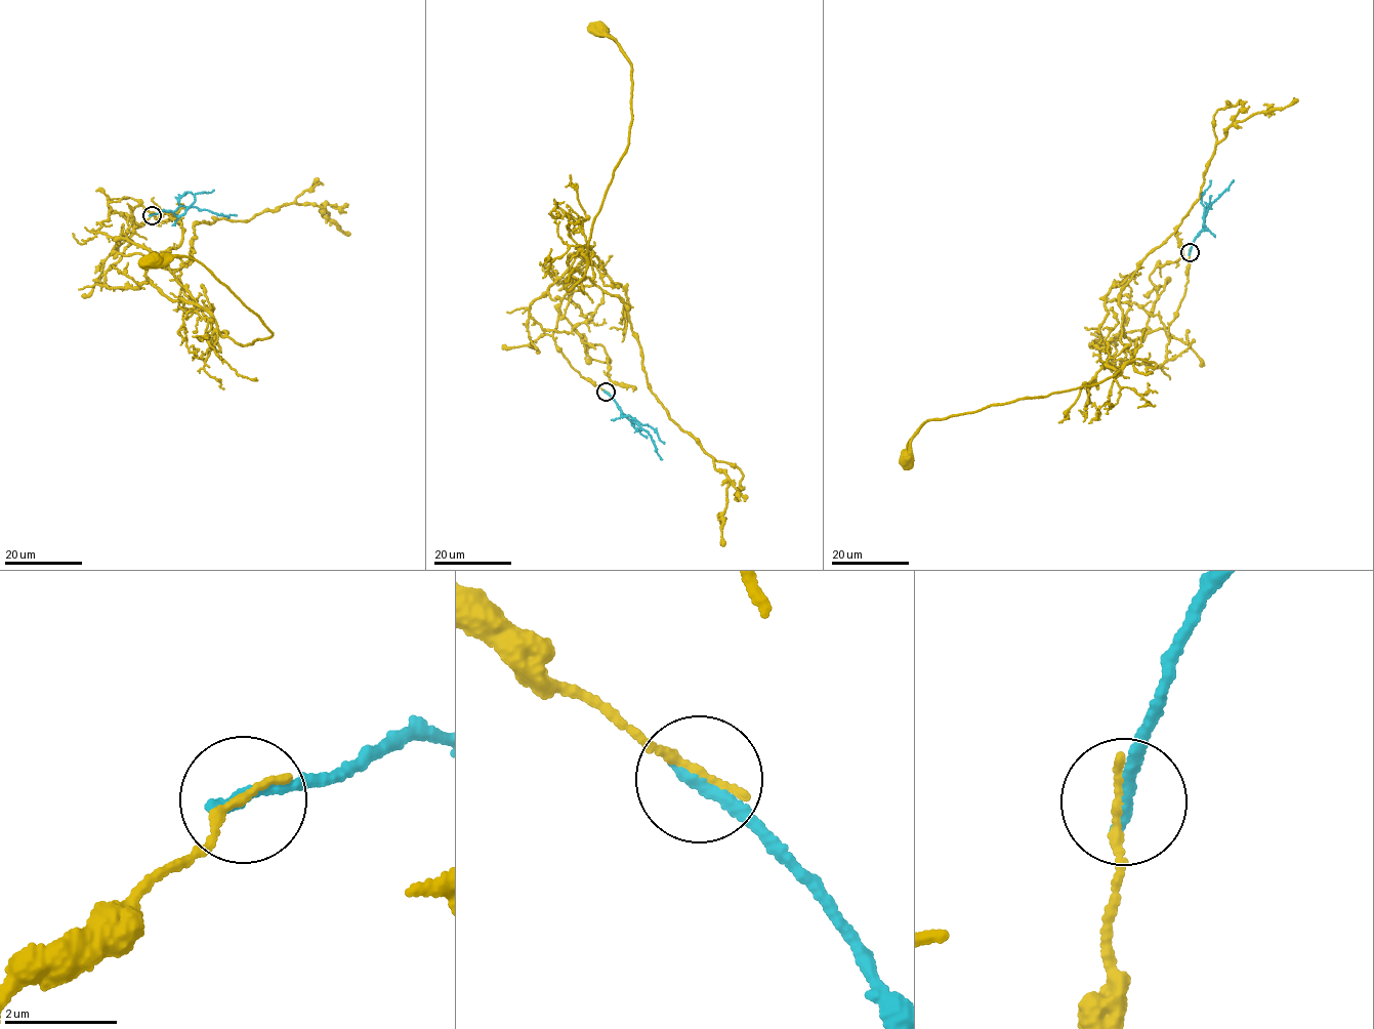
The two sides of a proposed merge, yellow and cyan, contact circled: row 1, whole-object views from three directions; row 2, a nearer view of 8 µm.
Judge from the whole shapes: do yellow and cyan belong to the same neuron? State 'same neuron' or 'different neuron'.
different neuron

